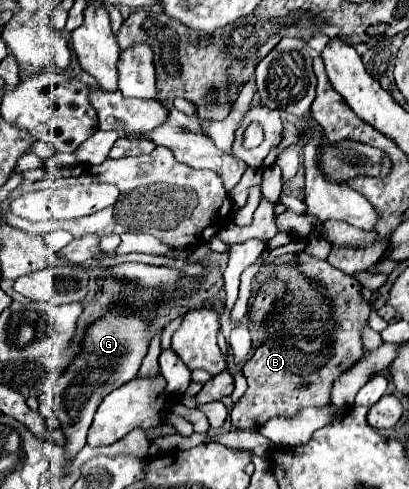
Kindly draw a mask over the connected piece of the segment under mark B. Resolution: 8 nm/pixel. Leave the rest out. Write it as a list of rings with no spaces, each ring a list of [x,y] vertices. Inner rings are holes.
[[[305,250],[297,252],[293,262],[297,270],[309,280],[309,284],[319,288],[319,292],[323,292],[323,296],[329,300],[333,310],[333,326],[327,332],[313,334],[313,338],[285,332],[283,336],[265,338],[257,346],[255,354],[241,368],[247,380],[247,390],[231,410],[231,424],[237,430],[257,430],[273,416],[295,414],[307,406],[327,406],[333,382],[365,354],[359,332],[367,324],[369,302],[361,300],[361,286],[357,280],[343,274],[341,270],[337,272],[337,268],[333,268],[329,262],[315,258]],[[301,382],[309,382],[309,386],[305,390],[297,390],[295,386]]]

